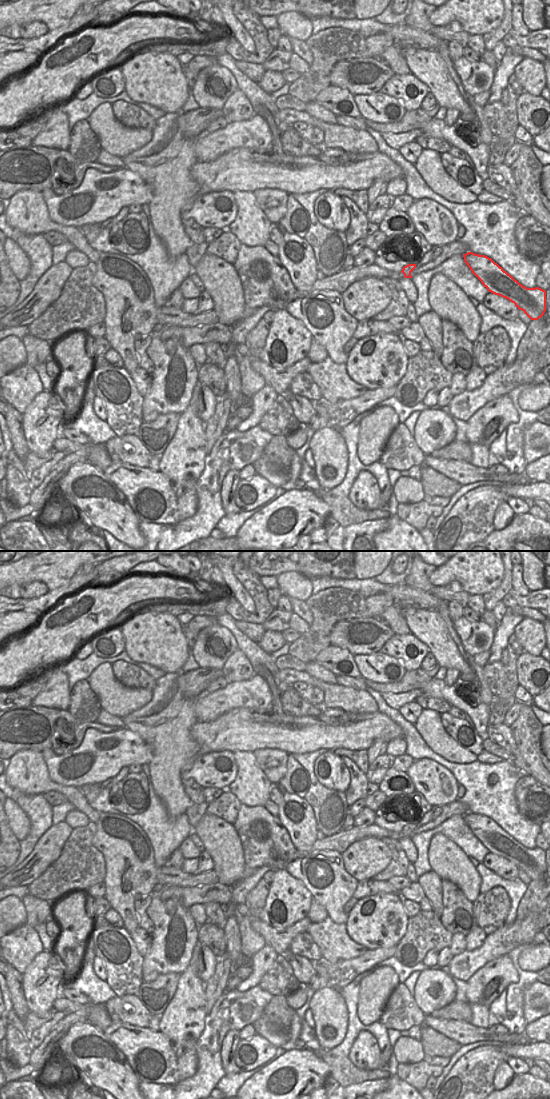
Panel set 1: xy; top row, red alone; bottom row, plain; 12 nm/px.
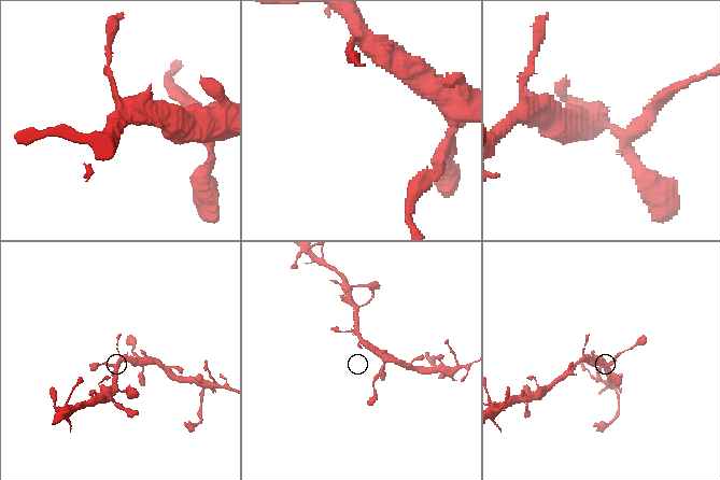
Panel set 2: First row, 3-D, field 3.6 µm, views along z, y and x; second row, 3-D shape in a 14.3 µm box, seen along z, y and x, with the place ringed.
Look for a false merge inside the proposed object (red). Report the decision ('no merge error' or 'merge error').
no merge error

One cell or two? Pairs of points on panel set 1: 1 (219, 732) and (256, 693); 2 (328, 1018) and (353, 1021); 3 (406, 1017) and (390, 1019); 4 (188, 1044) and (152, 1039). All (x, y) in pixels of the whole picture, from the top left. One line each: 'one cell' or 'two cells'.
1: two cells
2: two cells
3: one cell
4: one cell

